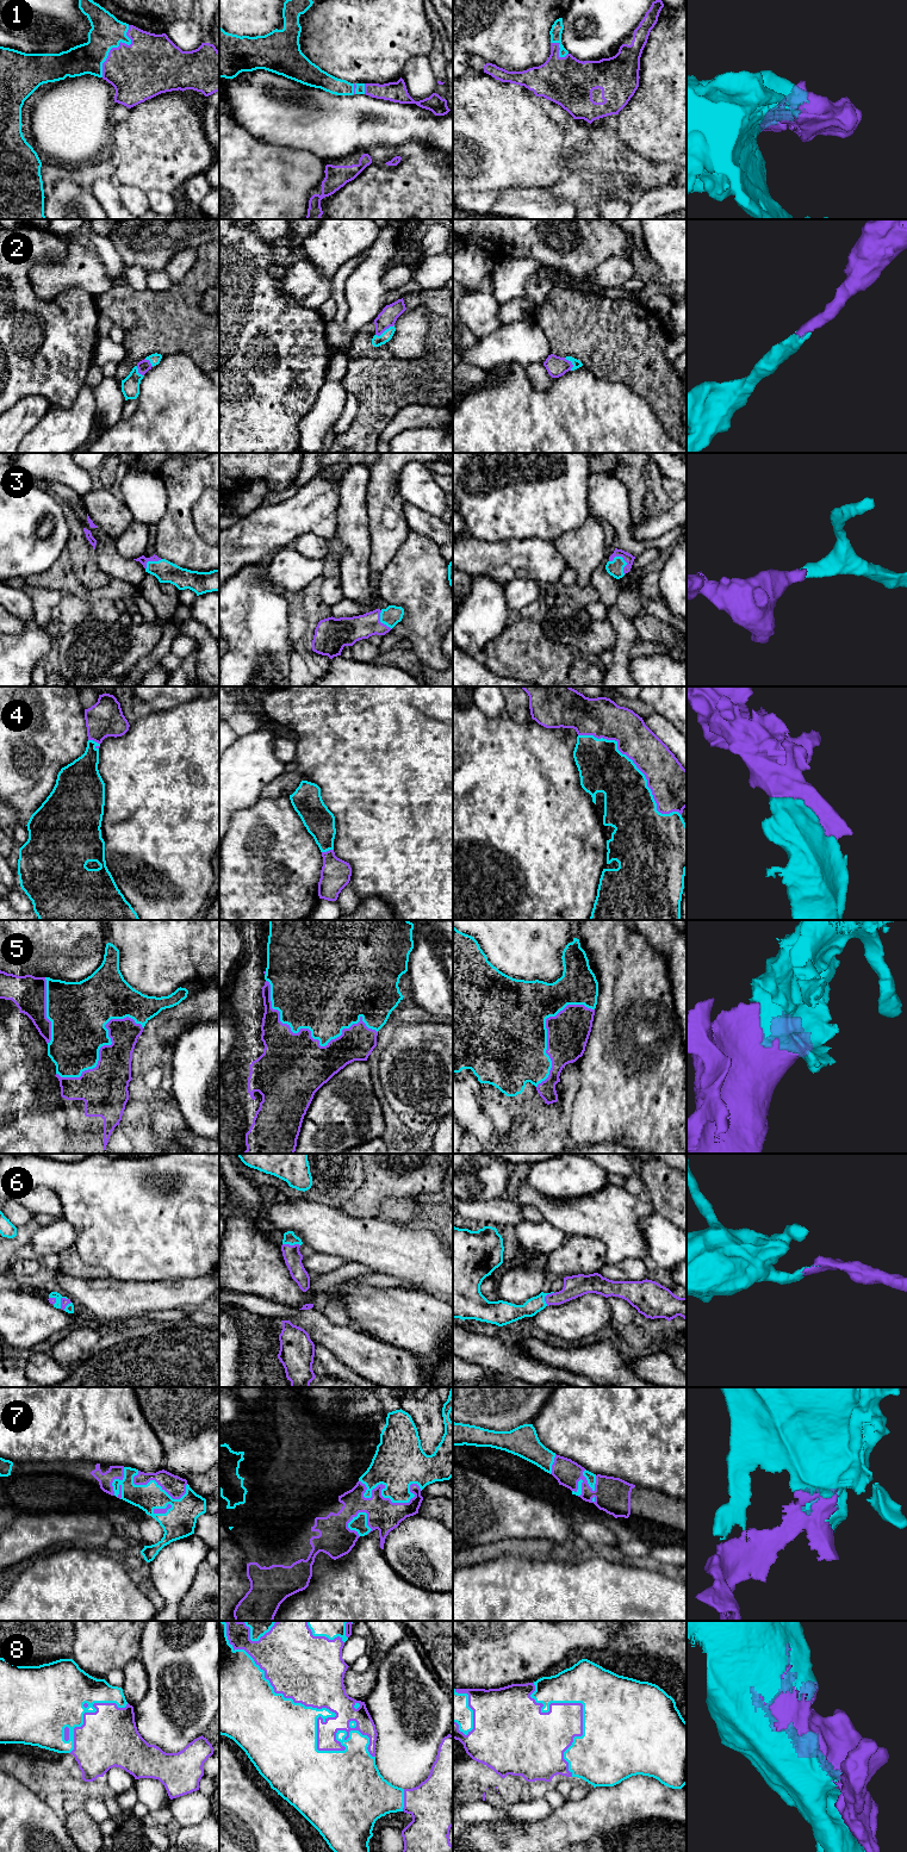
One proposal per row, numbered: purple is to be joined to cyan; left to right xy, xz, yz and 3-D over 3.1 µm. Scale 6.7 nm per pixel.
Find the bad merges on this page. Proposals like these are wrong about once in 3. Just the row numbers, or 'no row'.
no row

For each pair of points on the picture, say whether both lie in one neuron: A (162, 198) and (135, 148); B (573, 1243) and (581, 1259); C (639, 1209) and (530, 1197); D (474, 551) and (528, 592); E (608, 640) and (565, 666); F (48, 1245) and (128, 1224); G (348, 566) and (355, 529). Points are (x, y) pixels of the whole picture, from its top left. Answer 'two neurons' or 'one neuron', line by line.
A: two neurons
B: one neuron
C: one neuron
D: two neurons
E: two neurons
F: two neurons
G: one neuron

